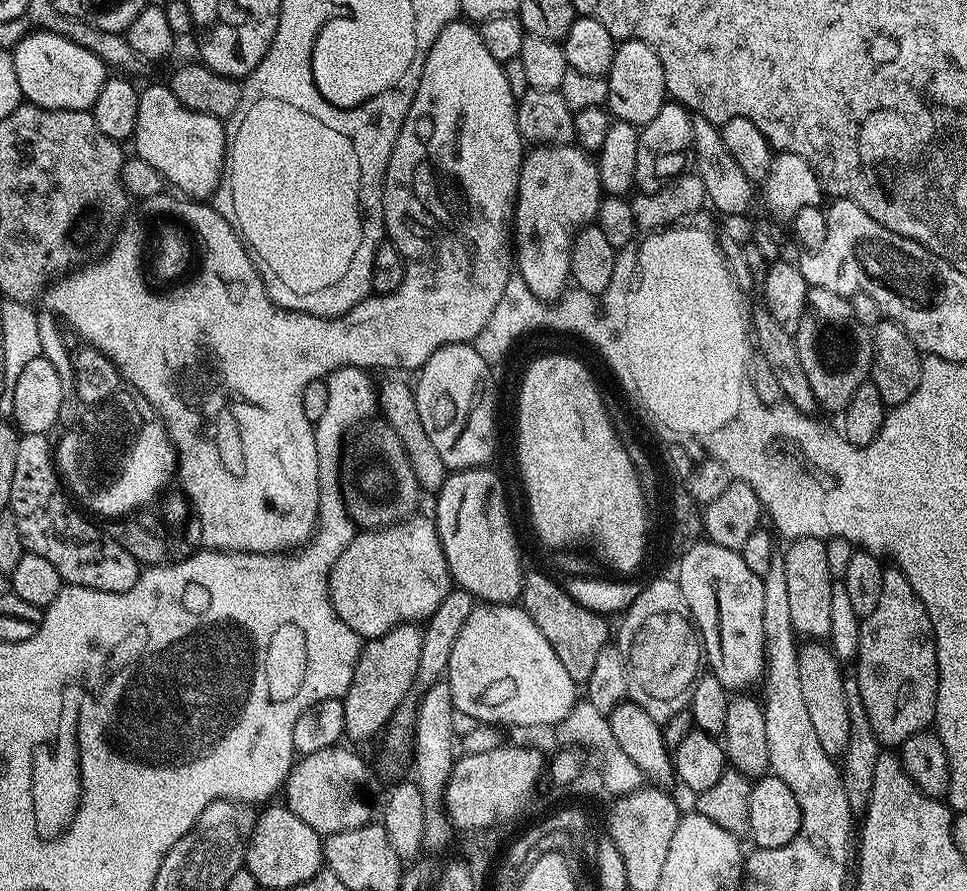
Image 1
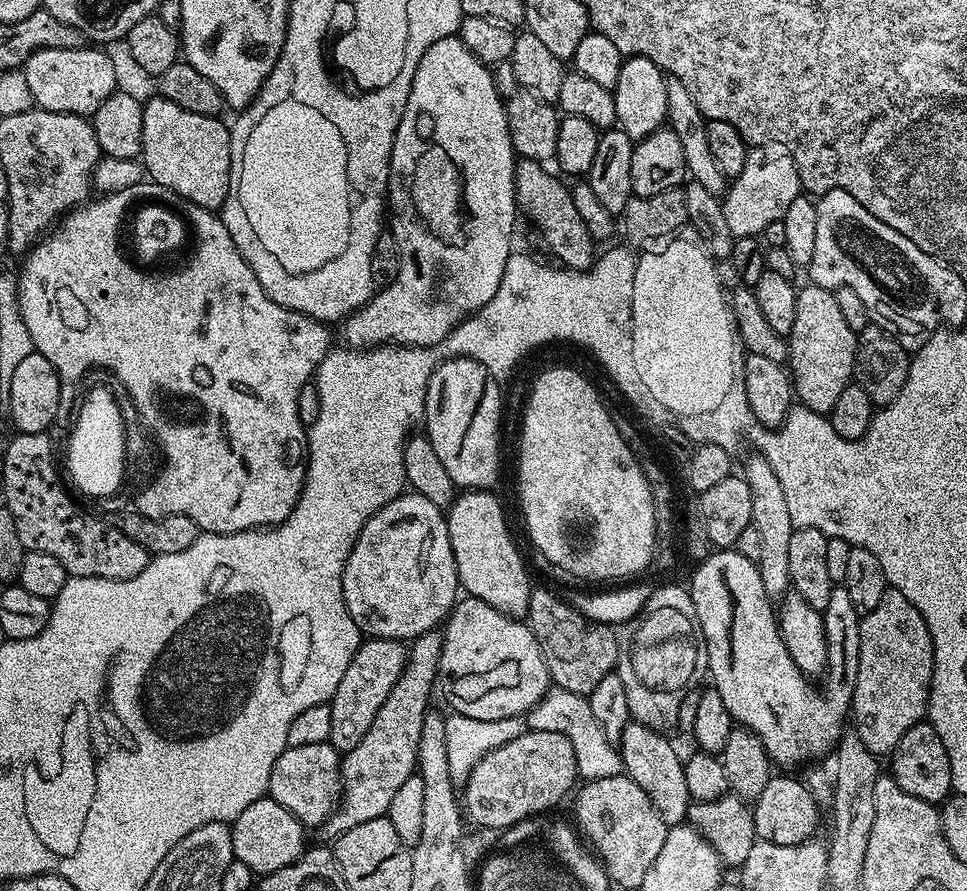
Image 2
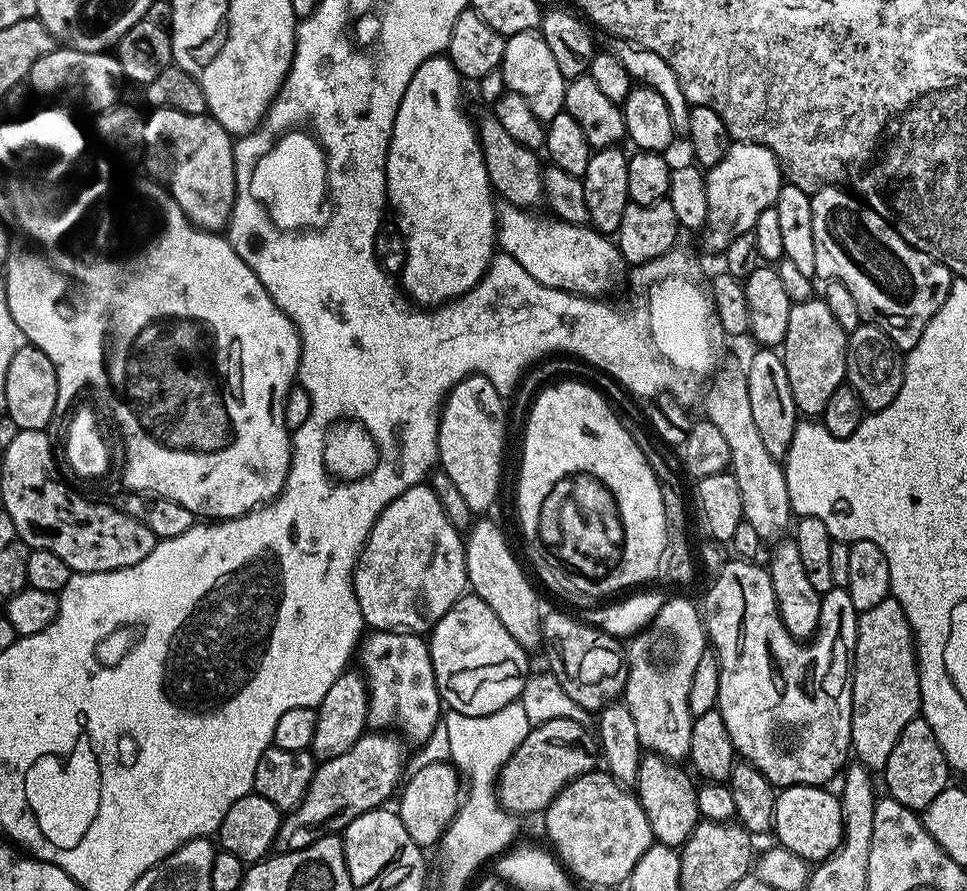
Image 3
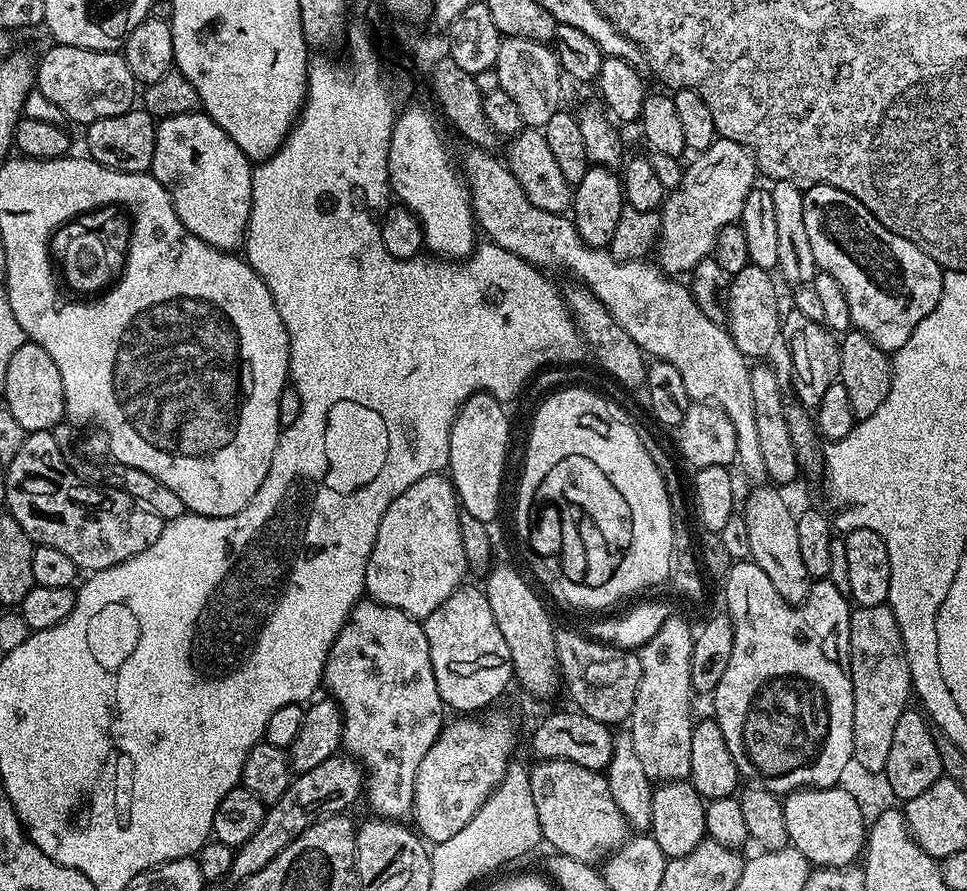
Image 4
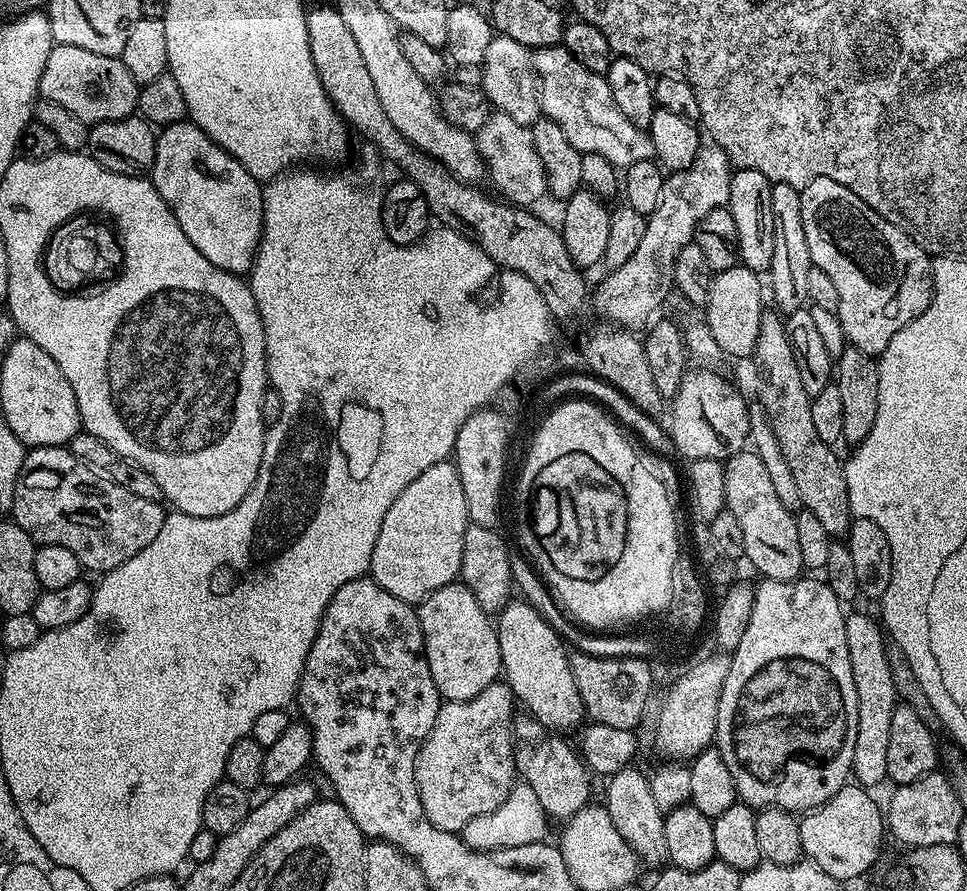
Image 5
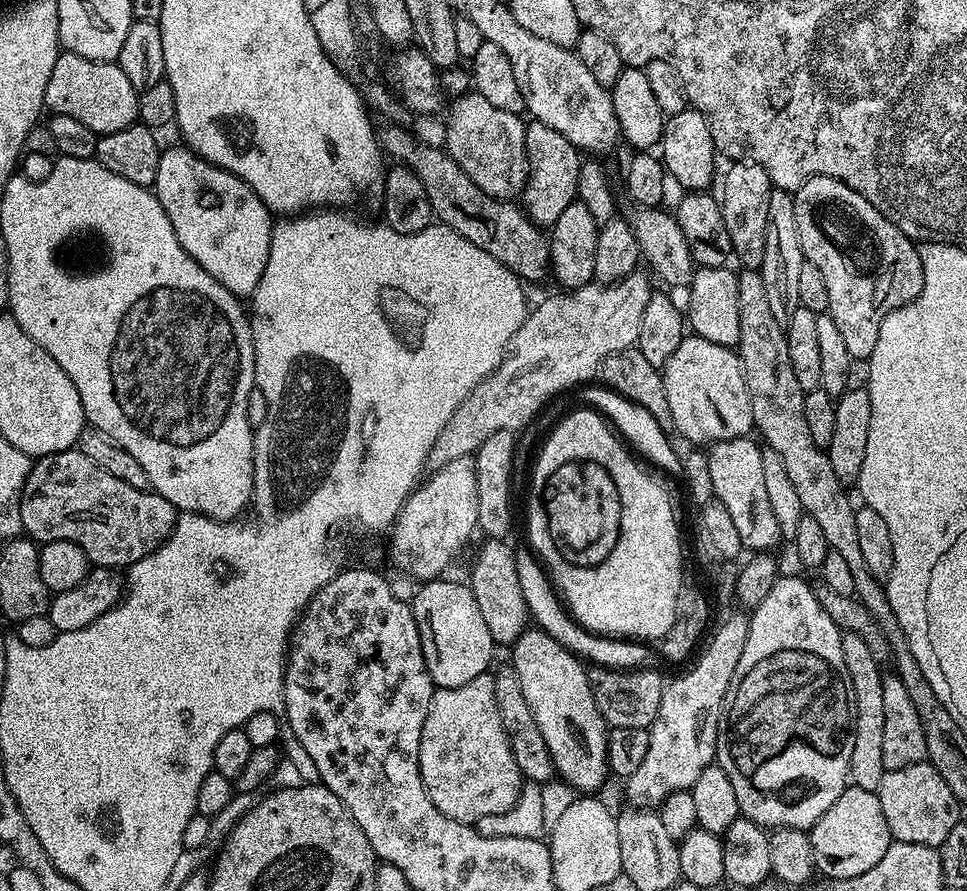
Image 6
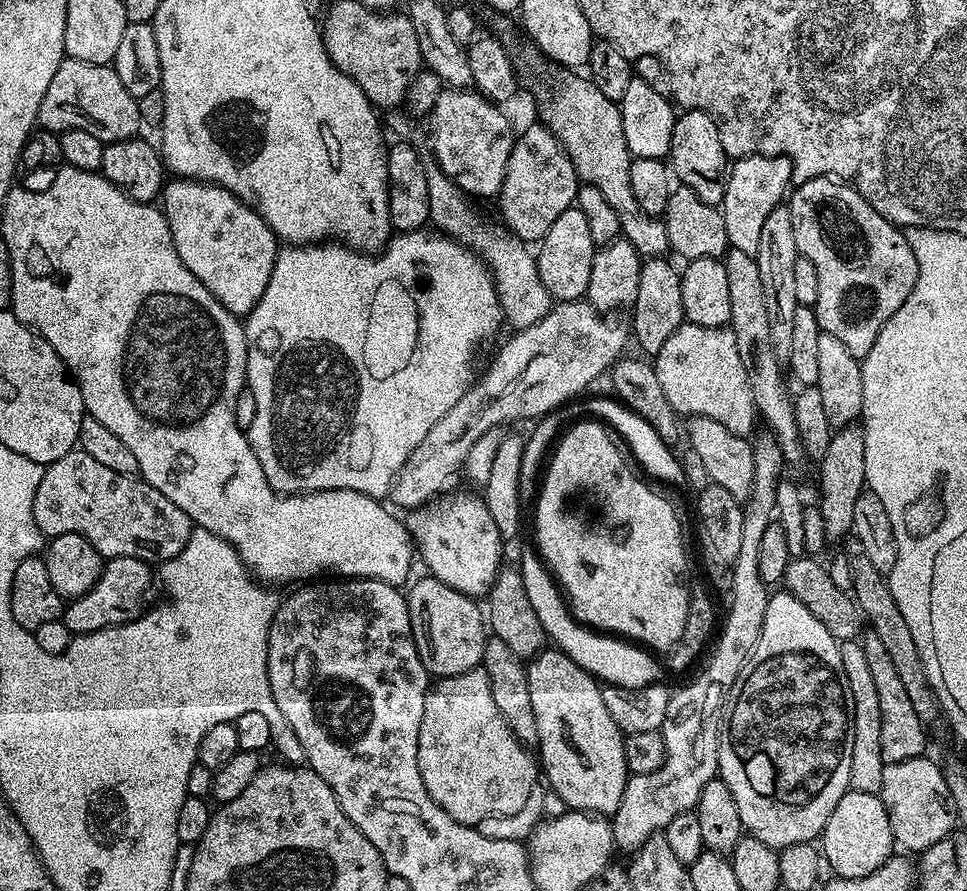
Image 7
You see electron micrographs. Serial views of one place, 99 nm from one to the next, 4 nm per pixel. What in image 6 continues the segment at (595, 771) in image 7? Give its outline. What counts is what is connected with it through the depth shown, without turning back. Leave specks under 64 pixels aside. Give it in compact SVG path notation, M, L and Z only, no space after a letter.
M536 626L529 627L521 636L516 639L515 644L511 645L512 660L510 666L518 674L518 683L522 686L522 695L526 697L527 704L530 705L530 714L534 714L534 722L538 722L538 730L542 730L542 742L546 742L546 750L550 750L550 758L552 766L557 777L561 776L566 783L572 788L577 788L577 793L592 794L595 788L600 788L604 784L604 779L609 779L610 773L608 770L608 733L610 731L608 723L602 718L602 714L598 710L598 702L594 702L594 694L590 690L590 682L588 681L588 668L582 663L581 658L575 653L568 651L555 641L550 634L541 631Z

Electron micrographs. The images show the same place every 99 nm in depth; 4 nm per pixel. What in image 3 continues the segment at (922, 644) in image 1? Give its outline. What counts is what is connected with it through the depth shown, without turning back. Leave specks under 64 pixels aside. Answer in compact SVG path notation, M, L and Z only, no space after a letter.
M894 599L878 602L878 606L870 606L870 610L859 613L856 617L856 645L852 655L852 667L850 669L852 677L852 747L855 759L869 770L883 770L886 766L886 758L890 758L890 750L894 750L894 742L898 742L898 734L906 730L906 722L917 719L921 715L920 710L920 667L916 661L916 639L912 636L912 627L898 602Z

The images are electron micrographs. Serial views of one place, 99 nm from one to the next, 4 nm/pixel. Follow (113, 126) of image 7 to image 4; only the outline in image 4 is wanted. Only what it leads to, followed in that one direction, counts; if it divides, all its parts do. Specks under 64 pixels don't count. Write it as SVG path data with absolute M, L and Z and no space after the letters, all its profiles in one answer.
M53 43L51 47L52 49L35 65L34 84L39 92L46 94L46 98L50 98L50 102L54 102L54 106L58 106L58 110L64 112L69 121L73 120L76 124L87 126L102 118L114 118L114 114L129 112L137 103L138 82L130 74L130 66L126 66L124 57L119 51L99 52L58 43Z

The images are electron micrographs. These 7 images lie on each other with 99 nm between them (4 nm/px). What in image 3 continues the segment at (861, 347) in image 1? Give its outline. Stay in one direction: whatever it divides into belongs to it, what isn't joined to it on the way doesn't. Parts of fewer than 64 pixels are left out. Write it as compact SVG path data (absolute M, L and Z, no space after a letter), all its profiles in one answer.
M813 298L792 305L790 319L786 321L786 338L782 355L786 375L790 377L790 394L794 394L797 413L808 418L819 417L826 410L826 402L834 390L846 380L846 346L848 333L838 326L830 306L823 298Z

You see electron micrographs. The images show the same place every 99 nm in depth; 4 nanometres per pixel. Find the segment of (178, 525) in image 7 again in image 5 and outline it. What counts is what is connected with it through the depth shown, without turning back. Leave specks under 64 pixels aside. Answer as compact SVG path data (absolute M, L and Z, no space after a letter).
M68 446L28 448L10 513L37 545L66 546L78 558L81 569L89 568L95 574L114 570L146 550L162 530L165 515L161 501L130 494L126 486L118 486L109 476L83 464Z

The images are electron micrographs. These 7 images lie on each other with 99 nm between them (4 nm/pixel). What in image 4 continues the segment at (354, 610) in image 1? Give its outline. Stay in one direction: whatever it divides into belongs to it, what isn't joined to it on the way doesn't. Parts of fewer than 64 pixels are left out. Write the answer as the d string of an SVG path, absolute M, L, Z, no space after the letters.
M447 475L418 478L410 490L402 490L390 502L390 510L382 514L382 526L378 526L378 538L374 538L374 550L366 562L365 593L421 622L434 614L469 575L466 550L462 550L461 511Z

